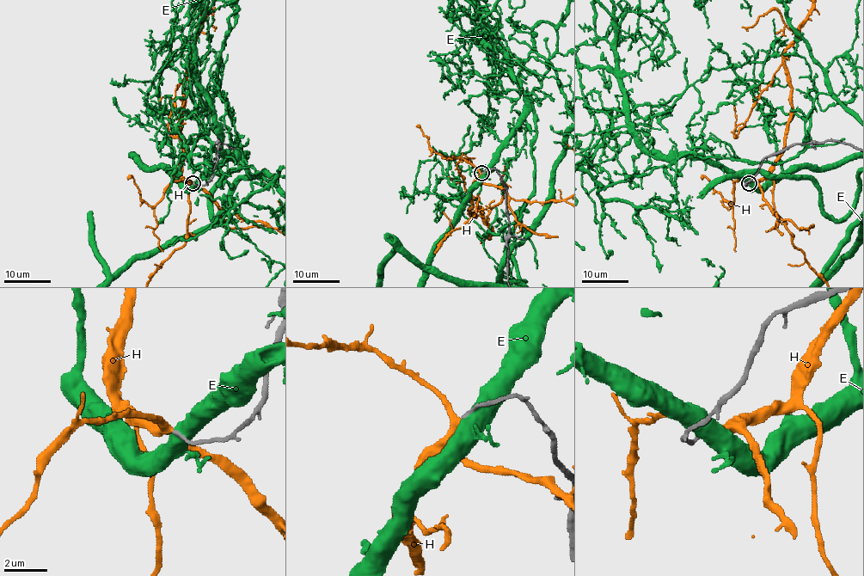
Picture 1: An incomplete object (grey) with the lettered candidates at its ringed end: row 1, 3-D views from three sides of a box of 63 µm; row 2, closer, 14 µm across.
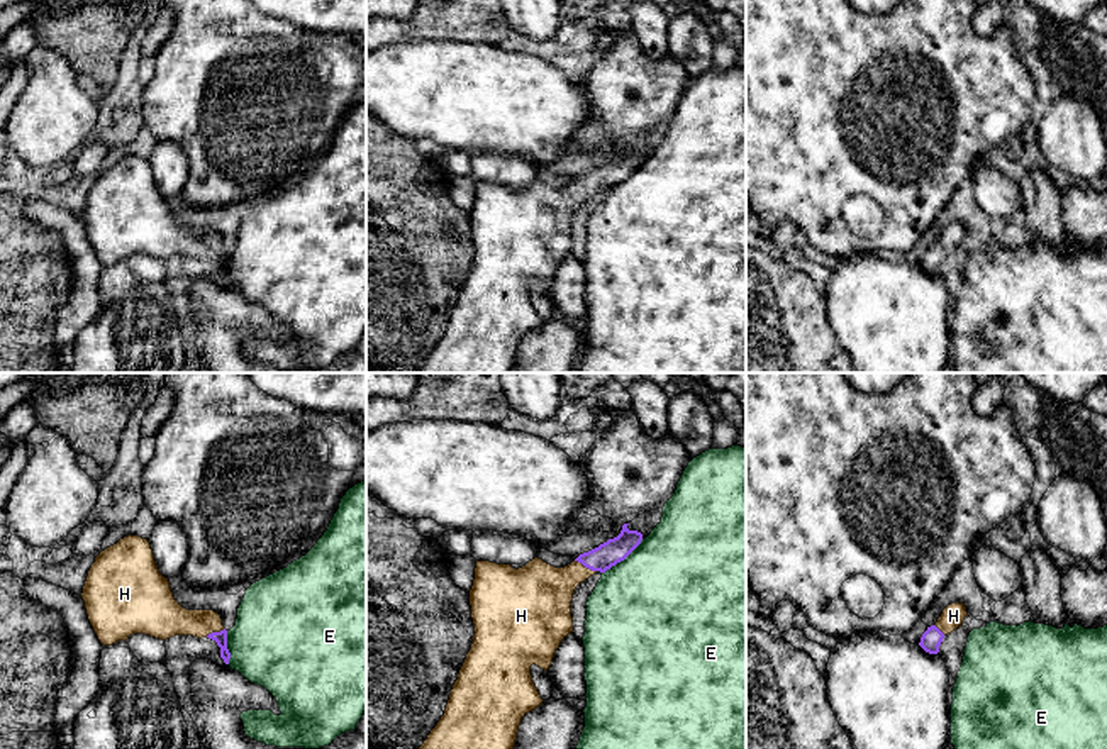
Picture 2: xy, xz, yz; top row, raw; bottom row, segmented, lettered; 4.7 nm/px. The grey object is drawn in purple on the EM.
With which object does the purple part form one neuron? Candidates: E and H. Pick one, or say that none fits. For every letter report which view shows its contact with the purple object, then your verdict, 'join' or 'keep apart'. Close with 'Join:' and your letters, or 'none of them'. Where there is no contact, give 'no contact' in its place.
E: xz | keep apart
H: xz | join
Join: H

